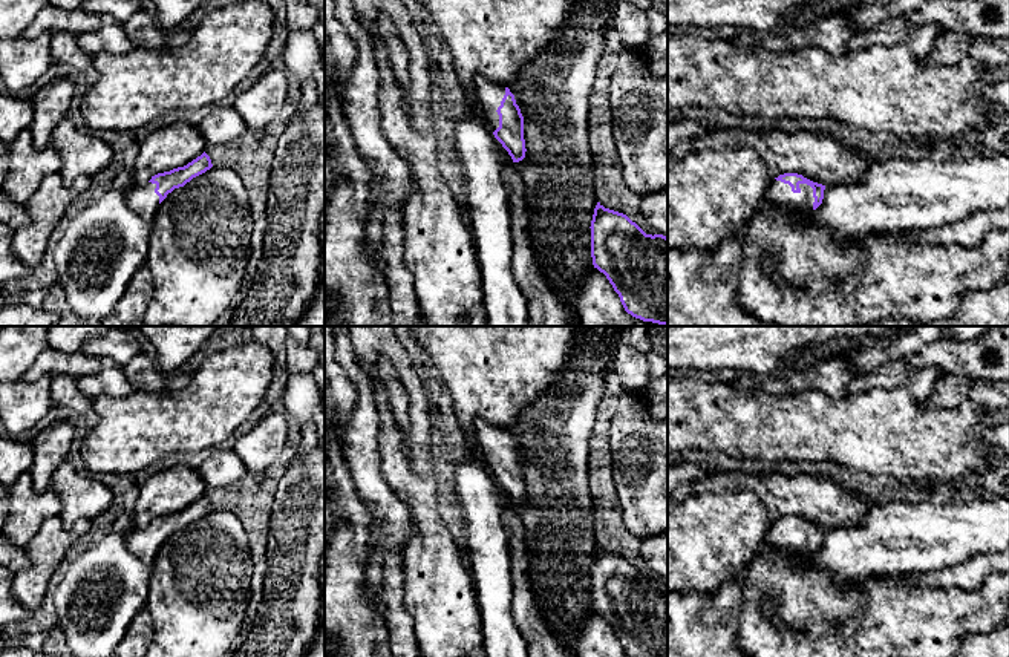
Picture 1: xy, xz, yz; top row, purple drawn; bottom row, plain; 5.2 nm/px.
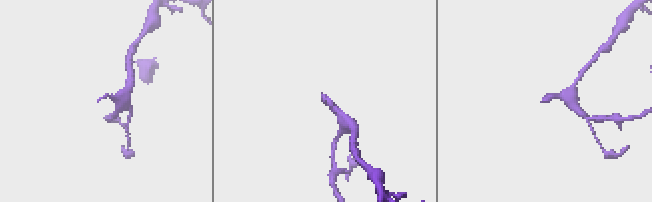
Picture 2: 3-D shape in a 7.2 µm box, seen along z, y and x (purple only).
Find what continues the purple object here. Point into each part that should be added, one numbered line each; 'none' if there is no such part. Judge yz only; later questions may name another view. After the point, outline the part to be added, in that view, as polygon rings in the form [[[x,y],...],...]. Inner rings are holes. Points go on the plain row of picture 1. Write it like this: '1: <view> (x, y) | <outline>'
1: yz (780, 538) | [[[775,522],[769,528],[764,544],[787,554],[813,556],[813,531],[807,527],[799,527],[799,531],[799,536],[793,536],[789,527]]]

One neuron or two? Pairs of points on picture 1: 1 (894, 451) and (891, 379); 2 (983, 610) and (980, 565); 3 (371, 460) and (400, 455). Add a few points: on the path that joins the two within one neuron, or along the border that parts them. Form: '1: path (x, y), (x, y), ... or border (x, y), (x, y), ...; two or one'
1: border (878, 386), (905, 388), (920, 400); two
2: border (992, 573), (977, 588), (946, 590); two
3: border (382, 421), (378, 431), (380, 472), (395, 492); two

